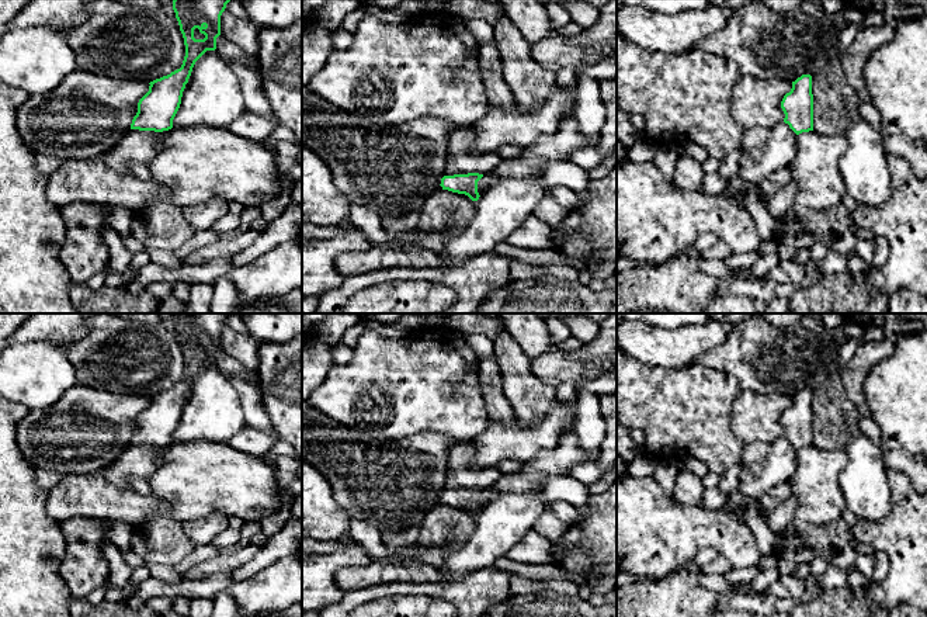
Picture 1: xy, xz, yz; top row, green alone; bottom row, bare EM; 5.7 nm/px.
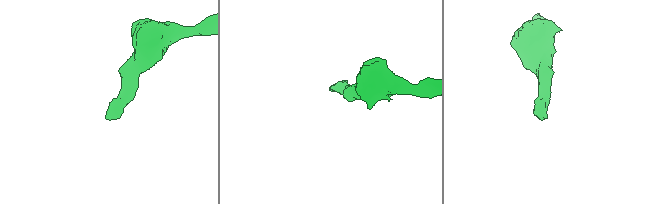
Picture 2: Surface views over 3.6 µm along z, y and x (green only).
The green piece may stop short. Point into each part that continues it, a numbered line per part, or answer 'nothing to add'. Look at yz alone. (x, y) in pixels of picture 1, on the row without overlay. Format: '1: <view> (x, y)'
1: yz (766, 465)

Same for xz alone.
1: xz (462, 474)

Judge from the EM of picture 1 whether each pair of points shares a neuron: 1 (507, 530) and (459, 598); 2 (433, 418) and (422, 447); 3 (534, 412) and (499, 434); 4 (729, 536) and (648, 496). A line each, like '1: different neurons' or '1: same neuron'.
1: different neurons
2: different neurons
3: different neurons
4: same neuron

